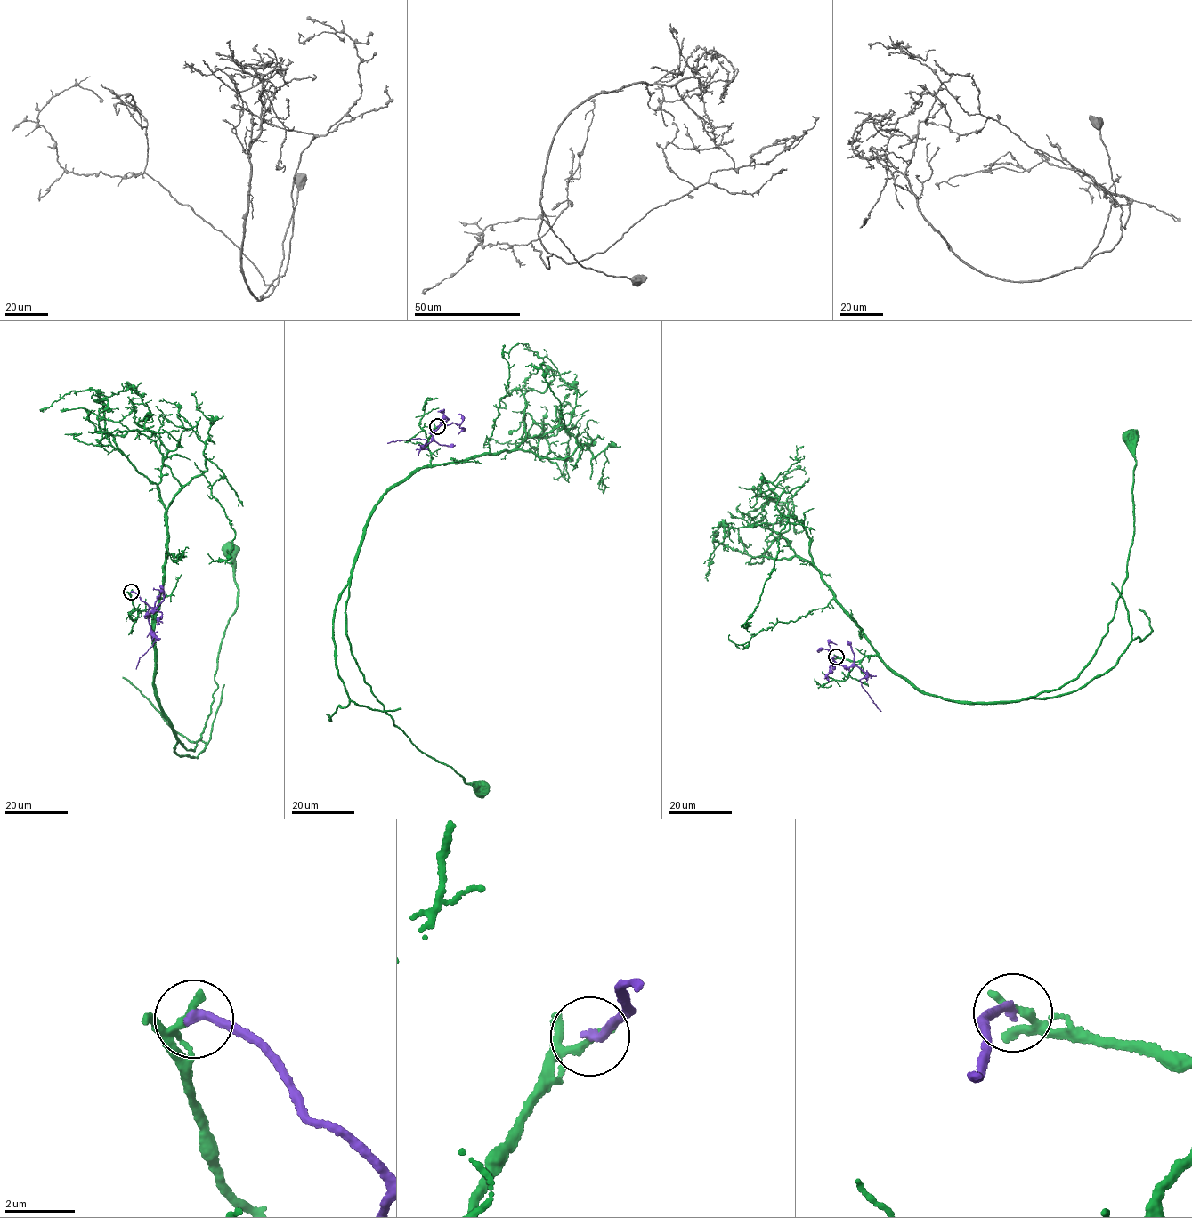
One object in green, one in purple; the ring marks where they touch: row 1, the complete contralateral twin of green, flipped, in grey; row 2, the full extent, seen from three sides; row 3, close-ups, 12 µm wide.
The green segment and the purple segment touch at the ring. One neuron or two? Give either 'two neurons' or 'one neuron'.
two neurons

